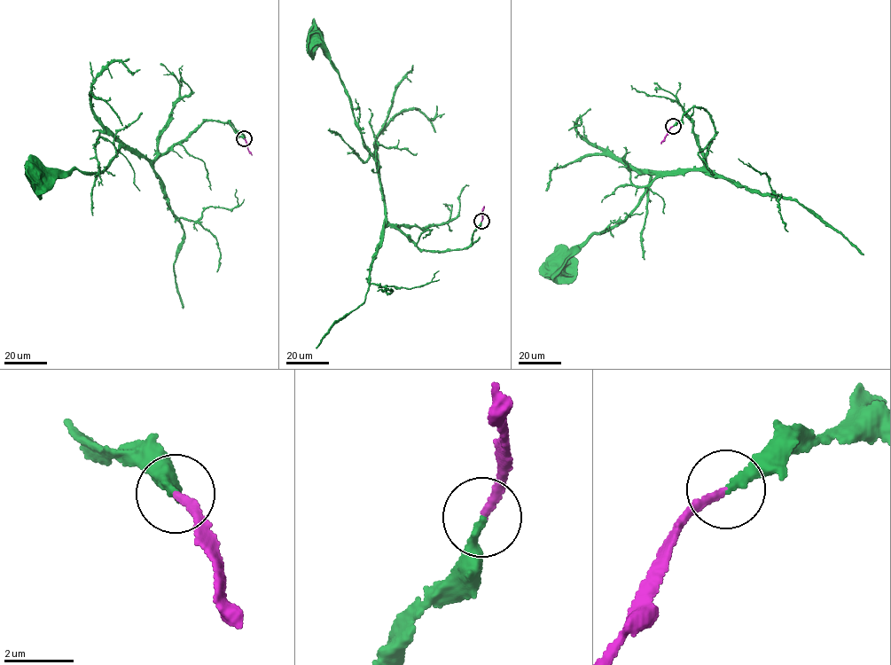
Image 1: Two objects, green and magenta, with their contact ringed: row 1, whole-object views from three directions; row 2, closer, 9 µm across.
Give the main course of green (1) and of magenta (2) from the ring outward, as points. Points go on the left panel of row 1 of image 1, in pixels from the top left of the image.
1: (244, 138), (228, 121), (204, 121), (153, 160), (121, 146), (100, 171), (41, 168), (31, 173)
2: (244, 138), (252, 154)

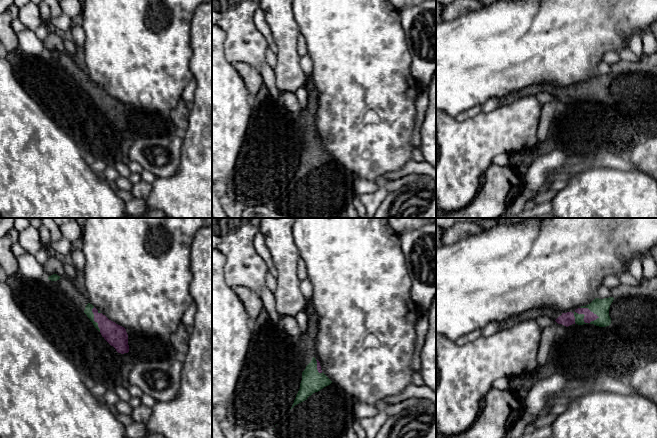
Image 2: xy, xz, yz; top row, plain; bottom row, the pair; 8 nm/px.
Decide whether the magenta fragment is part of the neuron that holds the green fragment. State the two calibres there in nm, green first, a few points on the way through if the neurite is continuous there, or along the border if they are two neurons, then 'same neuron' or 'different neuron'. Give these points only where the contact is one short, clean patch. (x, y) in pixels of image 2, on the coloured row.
calibres 70 and 80 nm; way yz (579, 318), (583, 314), (589, 316); same neuron

